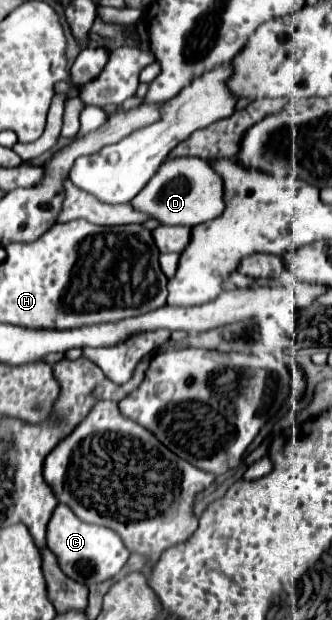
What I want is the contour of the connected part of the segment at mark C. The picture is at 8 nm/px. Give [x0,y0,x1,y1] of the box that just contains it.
[47,504,131,586]

